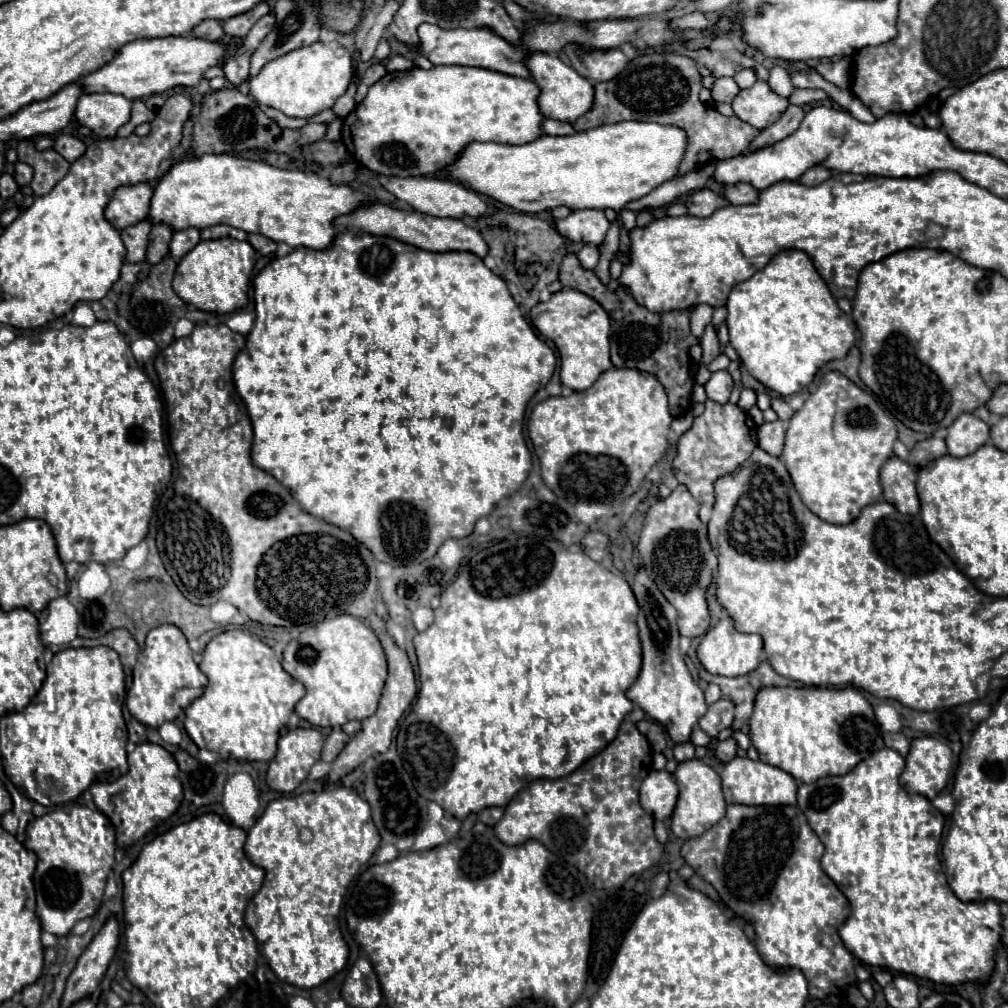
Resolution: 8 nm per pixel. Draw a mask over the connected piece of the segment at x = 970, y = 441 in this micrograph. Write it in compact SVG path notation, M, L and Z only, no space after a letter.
M962 413L950 427L946 437L948 455L952 457L964 457L982 447L990 437L990 427L974 417L972 413Z

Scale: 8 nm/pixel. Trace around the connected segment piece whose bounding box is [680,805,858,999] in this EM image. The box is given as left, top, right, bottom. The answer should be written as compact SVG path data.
M728 805L720 823L712 825L704 835L686 839L680 849L684 861L708 881L720 895L720 899L744 921L750 921L756 931L756 947L760 957L776 971L800 969L808 981L812 999L824 999L828 995L846 993L848 985L858 983L854 975L854 957L844 947L838 927L850 917L850 903L836 887L836 883L820 869L820 857L824 845L816 833L808 831L808 821L796 807L748 807Z

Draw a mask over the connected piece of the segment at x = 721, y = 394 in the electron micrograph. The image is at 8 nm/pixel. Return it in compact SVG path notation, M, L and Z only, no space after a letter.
M716 371L716 373L712 373L710 381L708 381L704 387L706 387L708 399L724 405L724 403L728 403L728 399L730 399L733 385L733 379L730 377L728 371Z

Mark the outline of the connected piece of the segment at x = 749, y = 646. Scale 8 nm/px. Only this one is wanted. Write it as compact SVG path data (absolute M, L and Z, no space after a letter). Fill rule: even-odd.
M726 615L722 617L700 641L698 645L698 659L706 667L706 671L722 677L740 677L754 671L760 665L762 657L762 639L760 635L746 635L736 631L734 621Z

